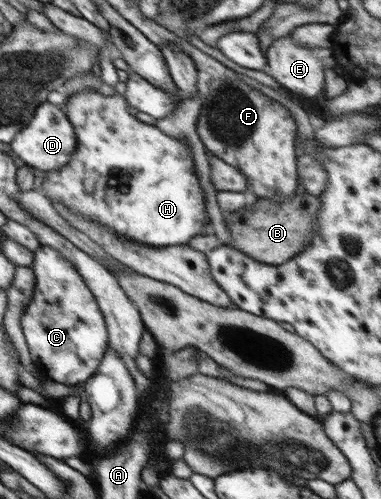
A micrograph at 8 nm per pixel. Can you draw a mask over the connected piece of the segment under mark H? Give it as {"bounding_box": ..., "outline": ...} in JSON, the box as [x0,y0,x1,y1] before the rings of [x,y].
{"bounding_box":[42,91,208,247],"outline":[[[82,91],[82,93],[76,93],[76,95],[69,97],[68,103],[66,103],[66,111],[68,112],[68,120],[71,121],[74,132],[76,132],[77,144],[71,160],[63,168],[49,171],[47,172],[47,177],[43,177],[42,188],[44,188],[44,194],[49,200],[64,204],[66,208],[77,213],[77,215],[81,215],[85,217],[85,219],[93,219],[93,221],[105,225],[108,229],[115,231],[118,235],[123,235],[123,237],[130,241],[135,241],[136,243],[150,247],[186,245],[192,237],[202,233],[204,223],[208,220],[208,215],[205,210],[205,195],[198,181],[198,176],[196,176],[196,168],[192,154],[187,152],[185,145],[181,143],[180,140],[172,139],[172,137],[166,136],[166,134],[160,131],[158,127],[155,127],[155,125],[147,125],[130,115],[124,103],[124,97],[121,95],[110,95],[110,97],[106,97],[106,95],[100,95],[97,91]]]}

